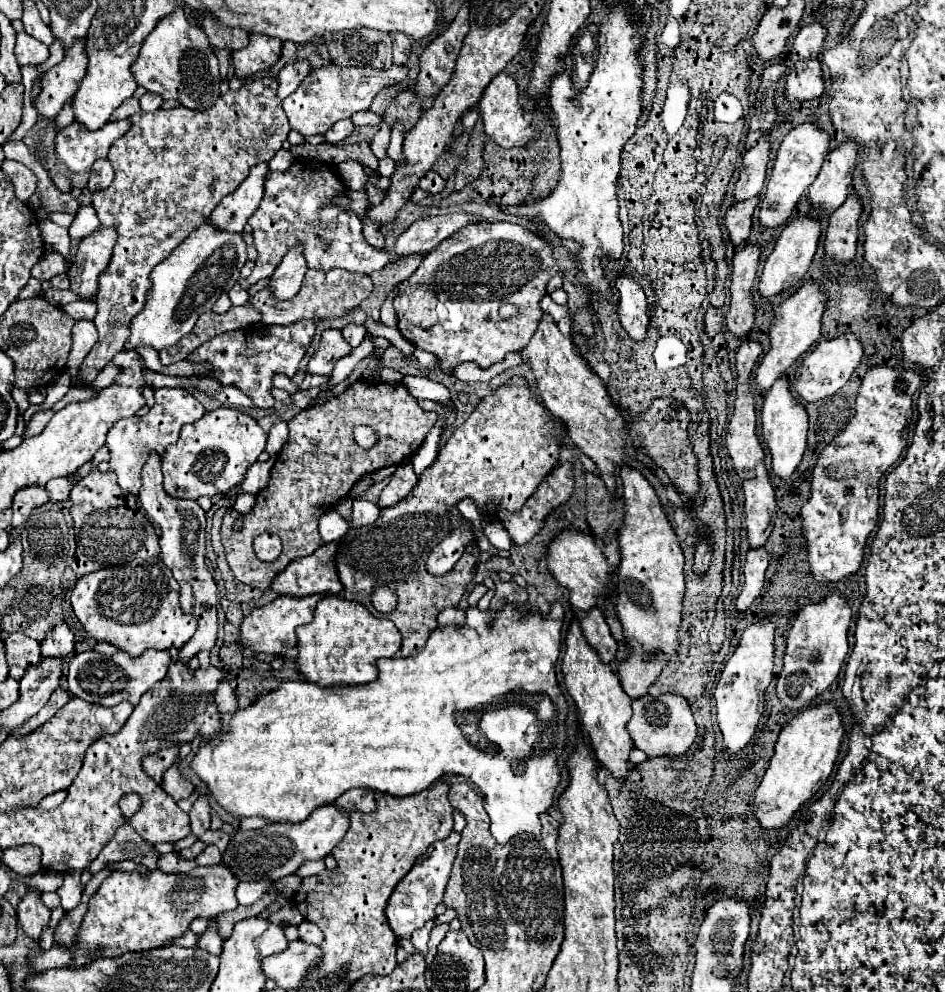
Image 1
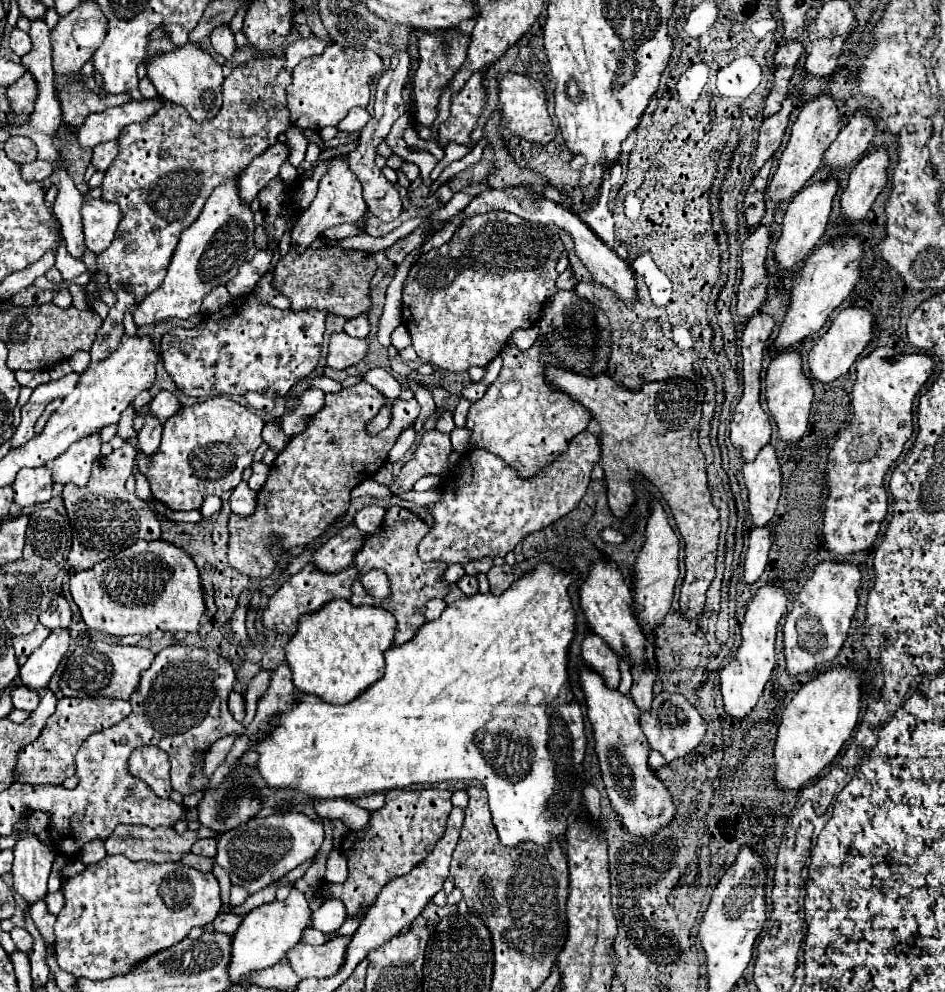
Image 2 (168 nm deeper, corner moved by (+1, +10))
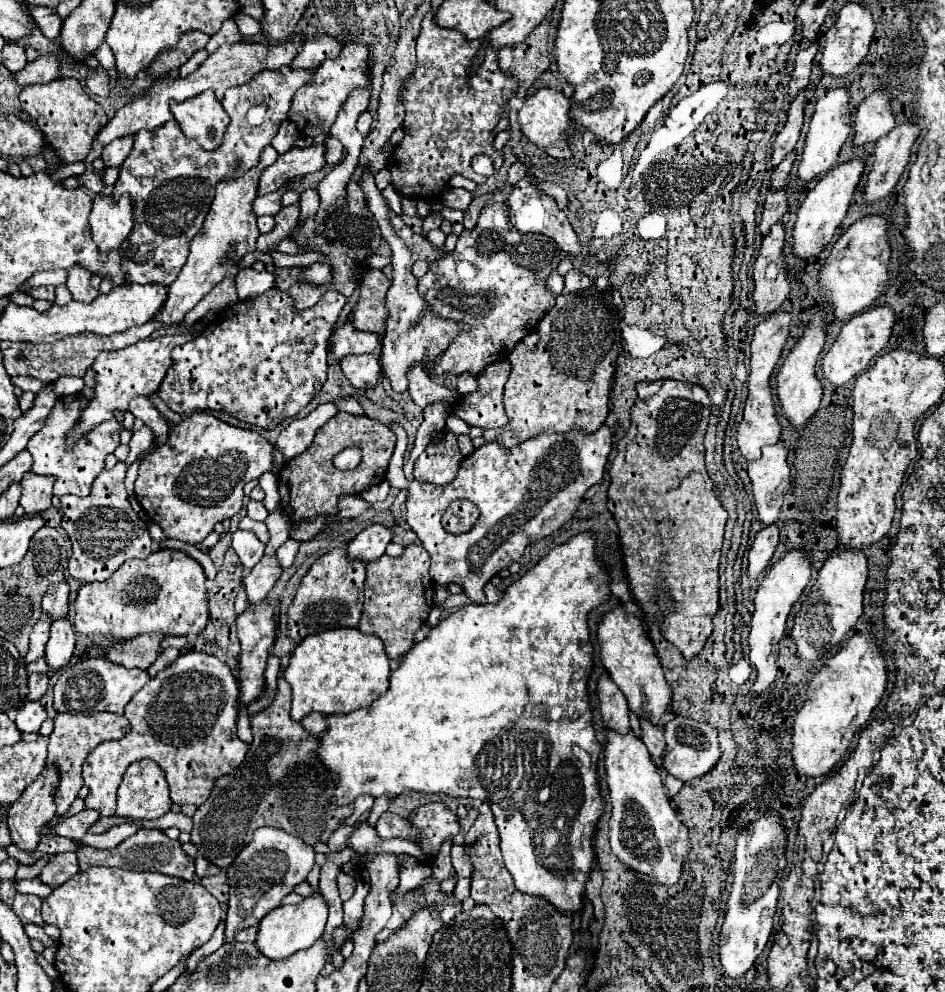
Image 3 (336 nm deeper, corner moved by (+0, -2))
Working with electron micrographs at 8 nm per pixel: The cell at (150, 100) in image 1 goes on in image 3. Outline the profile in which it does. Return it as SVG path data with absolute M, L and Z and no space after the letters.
M201 49L194 53L192 57L180 67L180 77L186 77L190 73L194 72L208 57L206 49Z

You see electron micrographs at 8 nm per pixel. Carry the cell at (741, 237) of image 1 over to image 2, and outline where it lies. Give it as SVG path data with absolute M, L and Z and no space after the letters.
M771 159L761 167L761 171L757 173L757 177L751 181L747 193L745 193L745 201L743 201L743 213L745 213L745 227L755 227L763 213L765 213L765 203L763 203L763 193L767 187L767 175L771 171Z

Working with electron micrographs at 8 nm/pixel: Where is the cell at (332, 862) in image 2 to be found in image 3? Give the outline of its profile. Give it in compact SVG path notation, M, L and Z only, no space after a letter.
M340 871L340 875L338 875L338 889L340 889L342 901L348 901L352 897L354 887L356 887L356 877L344 875L344 871Z

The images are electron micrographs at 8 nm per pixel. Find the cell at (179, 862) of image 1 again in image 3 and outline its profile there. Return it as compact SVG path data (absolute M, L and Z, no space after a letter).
M224 871L218 873L218 875L214 875L214 877L204 877L204 879L200 879L200 883L202 883L220 903L228 903L228 889L230 889L230 885L228 885L228 877L226 877Z

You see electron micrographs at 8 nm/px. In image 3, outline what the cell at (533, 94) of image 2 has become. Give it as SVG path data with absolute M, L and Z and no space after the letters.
M548 87L538 89L534 95L526 99L524 107L518 111L518 121L524 137L534 145L542 147L550 157L570 159L572 157L570 135L574 133L574 125L570 125L570 107L572 107L572 97L566 97L562 91Z

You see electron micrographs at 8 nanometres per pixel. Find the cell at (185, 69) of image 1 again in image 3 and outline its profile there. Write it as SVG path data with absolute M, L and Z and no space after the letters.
M204 91L192 97L190 101L174 103L172 115L180 125L182 133L198 141L198 145L206 151L218 149L218 145L222 143L224 131L230 123L220 101L210 91Z

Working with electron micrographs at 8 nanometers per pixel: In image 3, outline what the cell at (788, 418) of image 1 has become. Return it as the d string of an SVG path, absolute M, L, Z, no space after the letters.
M816 311L814 319L804 329L804 335L792 347L790 355L784 359L784 365L780 367L780 373L776 377L778 379L778 399L780 399L784 415L790 419L792 425L804 425L808 421L808 417L812 417L816 413L816 409L820 407L822 383L816 377L816 361L818 361L818 355L824 347L824 341L826 341L824 313Z

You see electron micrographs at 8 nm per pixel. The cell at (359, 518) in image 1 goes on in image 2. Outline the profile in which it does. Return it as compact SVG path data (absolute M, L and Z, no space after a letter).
M365 505L361 507L355 517L353 517L353 523L357 525L357 529L361 529L363 533L375 533L381 525L381 519L383 519L383 513L385 509L379 507L379 505Z

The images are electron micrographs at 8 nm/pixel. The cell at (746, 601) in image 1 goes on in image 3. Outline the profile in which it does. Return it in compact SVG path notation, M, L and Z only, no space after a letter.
M766 525L756 533L756 539L748 553L748 573L752 579L756 579L770 563L774 551L778 545L778 527Z

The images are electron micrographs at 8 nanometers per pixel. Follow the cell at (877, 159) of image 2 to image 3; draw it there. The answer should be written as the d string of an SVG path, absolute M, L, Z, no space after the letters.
M902 123L878 139L874 165L868 175L868 185L864 193L866 201L878 201L892 193L904 167L908 165L912 145L918 139L918 135L920 129L916 125Z

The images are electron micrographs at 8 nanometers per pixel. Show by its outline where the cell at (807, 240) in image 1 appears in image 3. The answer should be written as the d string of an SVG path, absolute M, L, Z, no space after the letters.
M862 159L846 161L846 163L830 169L824 175L824 179L820 179L818 185L808 193L806 201L798 209L798 221L794 225L794 253L800 259L808 259L808 257L818 255L830 243L830 239L834 237L836 229L840 227L842 219L848 213L848 207L850 207L854 191L860 183L862 171L864 171L864 161Z

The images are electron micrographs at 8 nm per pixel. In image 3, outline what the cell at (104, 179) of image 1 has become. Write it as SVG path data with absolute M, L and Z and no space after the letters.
M134 135L114 139L110 145L106 145L106 147L104 147L104 151L102 151L102 159L104 159L106 167L122 165L122 163L124 163L124 159L130 155L132 145L134 145Z

